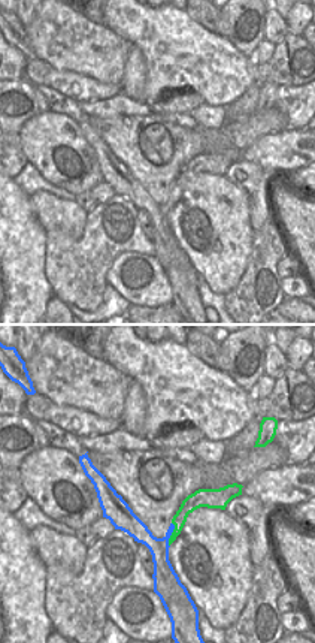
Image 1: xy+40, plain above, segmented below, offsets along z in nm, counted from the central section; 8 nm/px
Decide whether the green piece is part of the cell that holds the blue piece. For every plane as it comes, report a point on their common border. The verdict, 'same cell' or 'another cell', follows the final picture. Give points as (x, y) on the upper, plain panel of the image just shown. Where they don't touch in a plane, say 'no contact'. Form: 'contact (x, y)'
contact (170, 199)

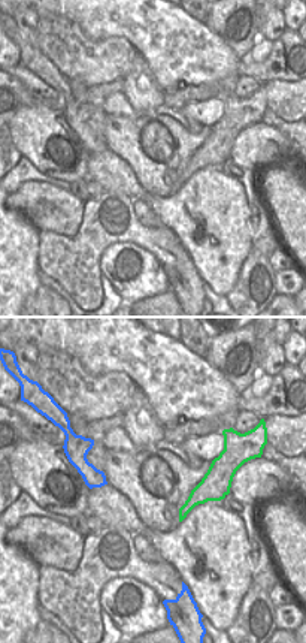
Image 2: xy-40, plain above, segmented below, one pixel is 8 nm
no contact

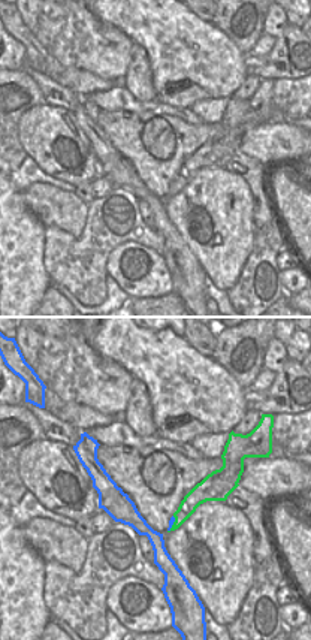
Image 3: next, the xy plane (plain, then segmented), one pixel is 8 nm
contact (172, 189)

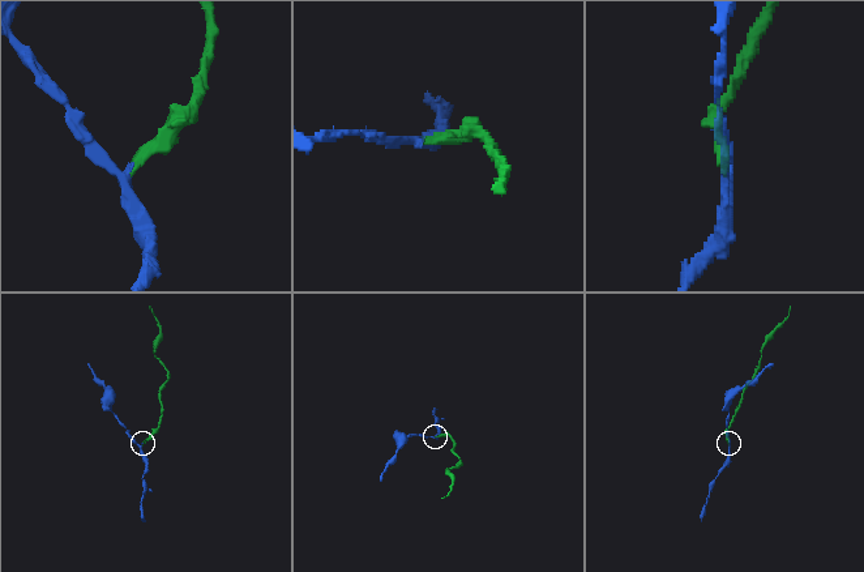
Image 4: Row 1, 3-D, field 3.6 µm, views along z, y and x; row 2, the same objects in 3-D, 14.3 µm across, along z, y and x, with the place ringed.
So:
another cell

